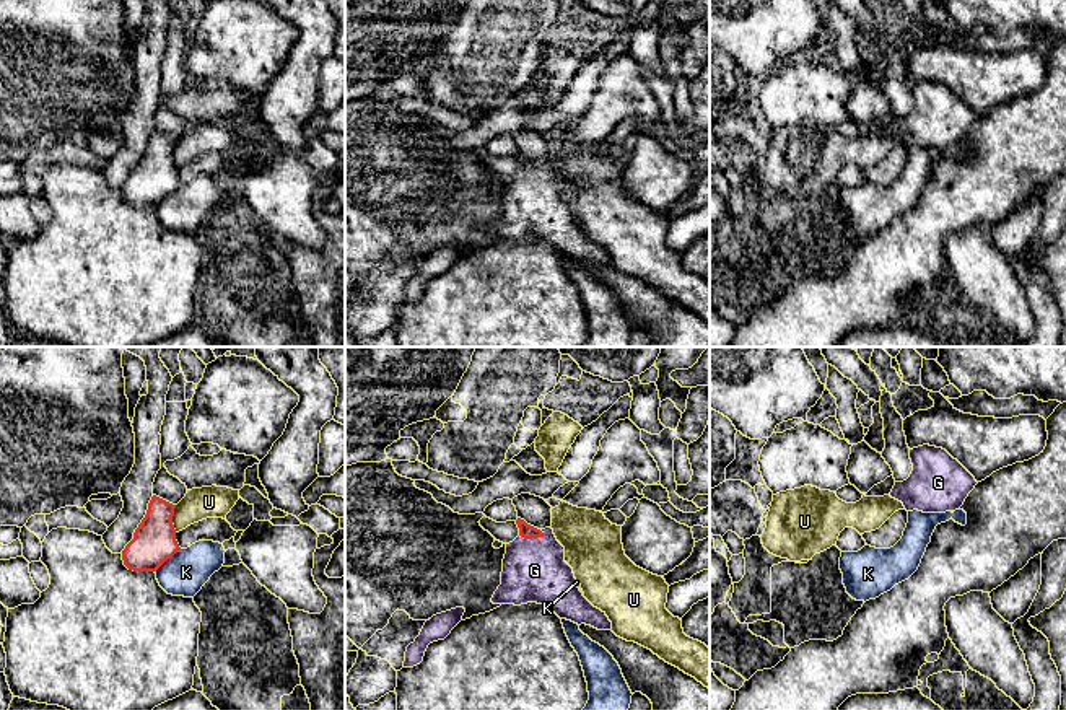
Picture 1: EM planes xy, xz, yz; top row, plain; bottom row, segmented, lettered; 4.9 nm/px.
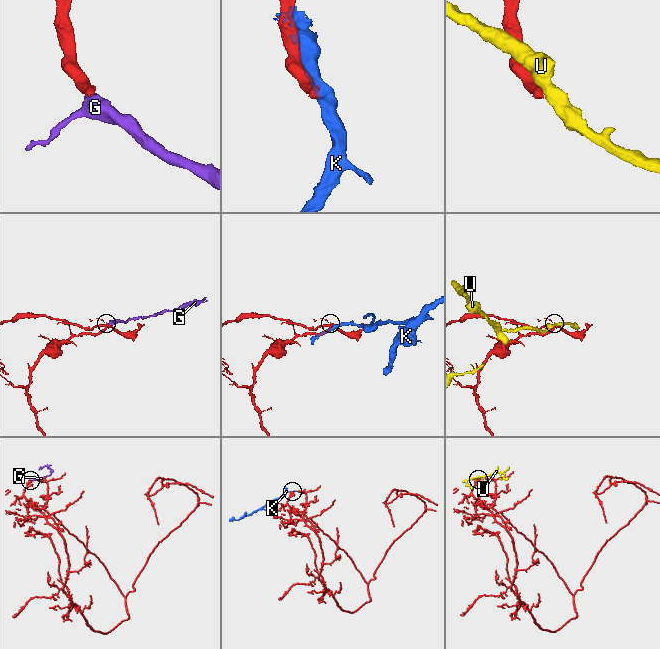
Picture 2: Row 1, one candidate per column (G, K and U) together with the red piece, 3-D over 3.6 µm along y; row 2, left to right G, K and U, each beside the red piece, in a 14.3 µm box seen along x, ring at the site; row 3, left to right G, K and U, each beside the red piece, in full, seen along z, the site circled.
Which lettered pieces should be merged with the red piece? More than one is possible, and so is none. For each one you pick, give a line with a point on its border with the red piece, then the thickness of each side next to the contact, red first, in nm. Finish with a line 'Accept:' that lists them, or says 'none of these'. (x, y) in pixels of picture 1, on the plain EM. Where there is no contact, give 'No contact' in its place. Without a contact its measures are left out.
G: Touches red at xz (531, 173). Thickness 70 nm (red) against 320 nm
Accept: G

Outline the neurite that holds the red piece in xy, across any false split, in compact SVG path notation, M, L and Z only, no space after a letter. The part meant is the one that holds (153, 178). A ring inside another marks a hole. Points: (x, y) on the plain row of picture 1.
M153 130L133 174L122 186L124 200L133 207L156 207L181 186L173 160L176 140Z

